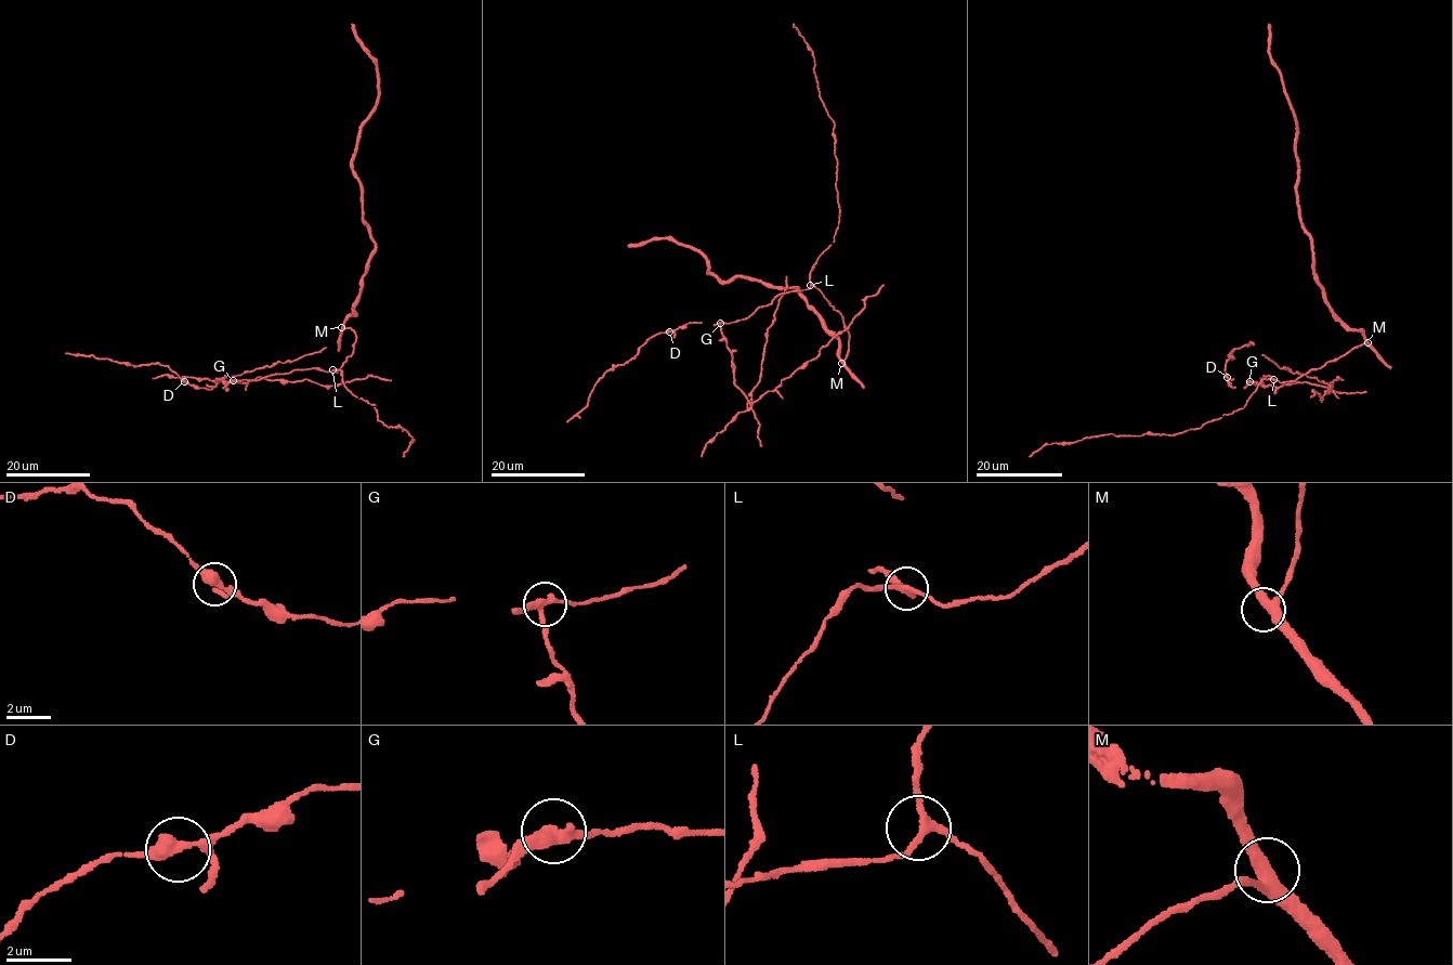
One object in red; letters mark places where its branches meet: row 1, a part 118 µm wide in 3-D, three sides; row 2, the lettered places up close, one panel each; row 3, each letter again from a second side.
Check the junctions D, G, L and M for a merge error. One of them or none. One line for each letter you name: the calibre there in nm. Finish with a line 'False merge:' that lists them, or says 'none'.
G: 280 nm
False merge: G

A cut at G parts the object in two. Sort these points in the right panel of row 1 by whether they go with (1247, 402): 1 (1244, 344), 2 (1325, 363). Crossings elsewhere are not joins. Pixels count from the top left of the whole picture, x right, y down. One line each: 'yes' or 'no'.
1: yes
2: yes

